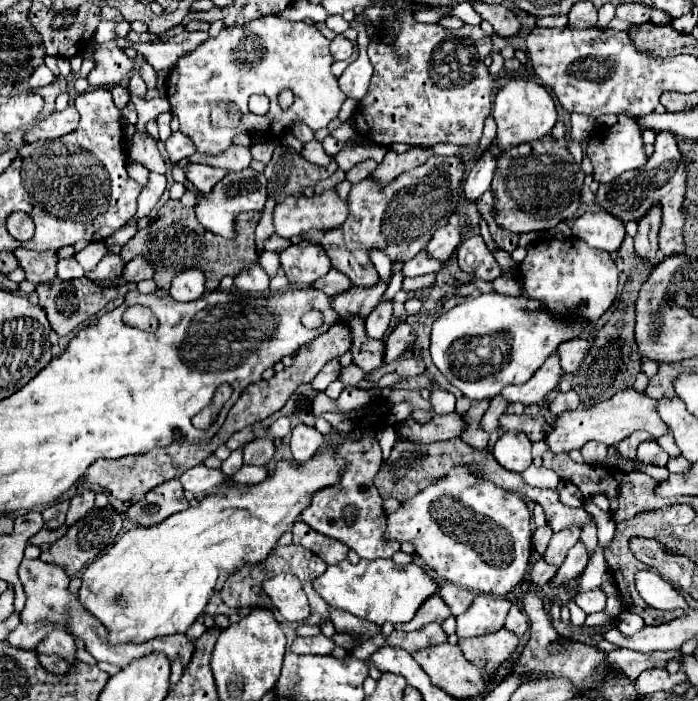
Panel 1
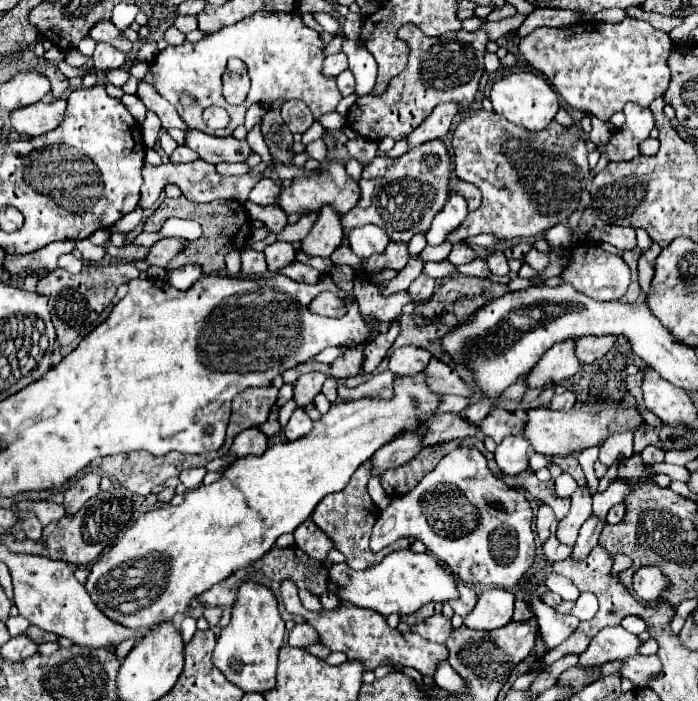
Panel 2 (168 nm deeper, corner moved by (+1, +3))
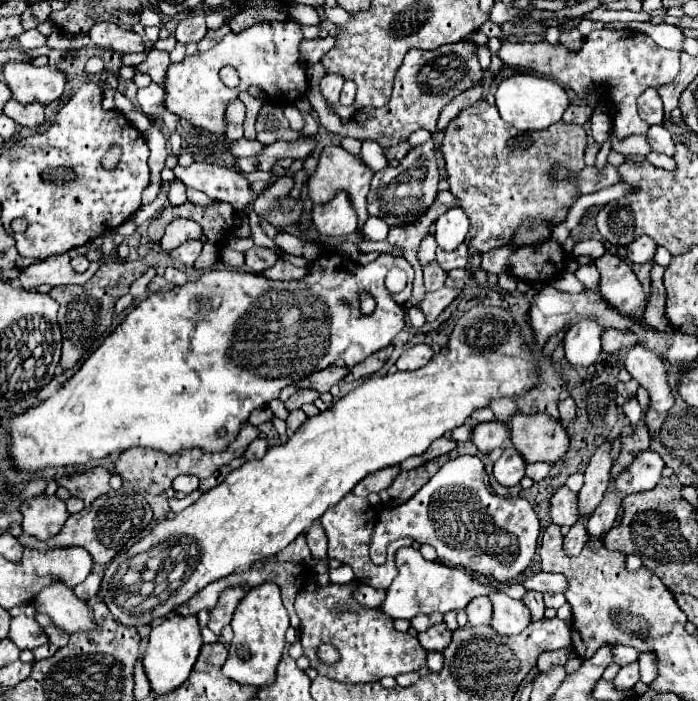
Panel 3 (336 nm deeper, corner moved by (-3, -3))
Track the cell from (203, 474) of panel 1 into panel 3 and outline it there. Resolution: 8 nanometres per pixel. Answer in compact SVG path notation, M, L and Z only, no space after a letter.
M179 475L173 479L171 485L175 491L183 491L183 493L193 493L199 487L199 479L193 475Z

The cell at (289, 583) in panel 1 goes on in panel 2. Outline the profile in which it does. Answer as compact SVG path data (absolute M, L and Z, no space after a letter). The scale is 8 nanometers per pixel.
M281 581L279 591L281 591L281 597L283 597L283 603L285 603L287 611L305 617L305 621L311 623L317 629L323 645L327 645L331 651L343 651L349 659L361 659L369 671L373 671L375 667L385 665L389 661L389 663L395 663L395 665L413 667L421 675L431 675L433 677L435 671L437 671L437 665L447 661L447 647L445 645L423 641L423 637L419 637L413 631L399 633L397 629L389 629L387 623L385 623L385 617L371 611L371 609L359 609L355 605L345 603L339 609L321 611L317 615L317 613L309 613L307 609L303 609L303 605L299 601L299 595L297 595L299 589L295 589L293 581Z

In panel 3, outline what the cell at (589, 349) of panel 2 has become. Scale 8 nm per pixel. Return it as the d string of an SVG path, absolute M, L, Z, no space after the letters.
M605 331L603 333L603 351L615 353L625 347L633 347L637 343L633 331Z

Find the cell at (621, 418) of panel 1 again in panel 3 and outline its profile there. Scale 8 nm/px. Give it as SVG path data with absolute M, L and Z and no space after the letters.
M515 415L511 419L513 449L525 463L557 463L569 447L569 435L561 423L547 415Z

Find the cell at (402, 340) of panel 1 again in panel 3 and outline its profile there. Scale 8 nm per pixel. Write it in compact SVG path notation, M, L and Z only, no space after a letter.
M389 345L389 347L385 347L383 351L377 351L375 355L369 355L363 363L355 365L353 369L349 369L349 373L345 375L343 381L355 381L355 379L361 379L361 377L369 377L369 375L373 375L375 371L379 371L379 369L387 363L387 359L391 357L391 353L393 353L393 347Z

